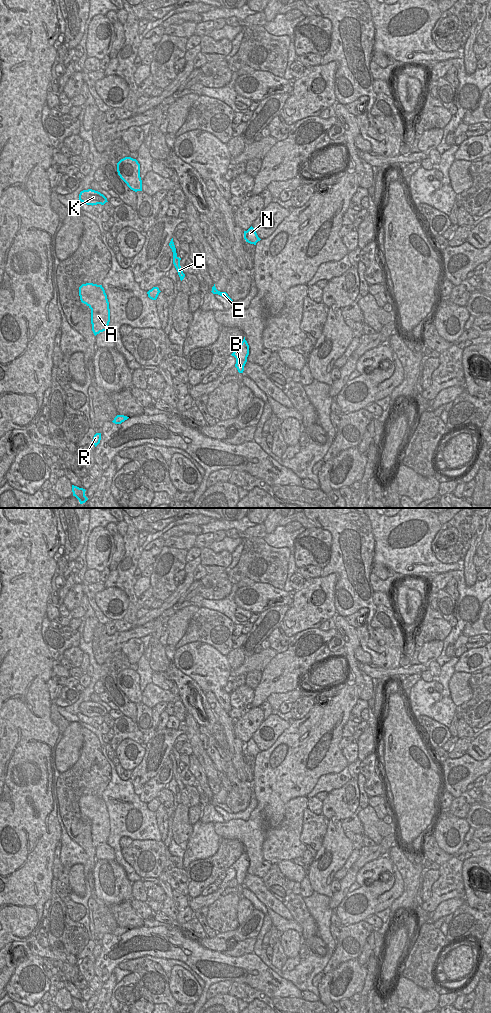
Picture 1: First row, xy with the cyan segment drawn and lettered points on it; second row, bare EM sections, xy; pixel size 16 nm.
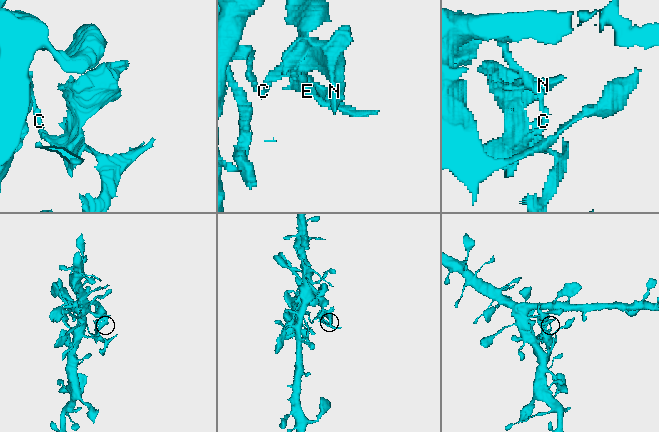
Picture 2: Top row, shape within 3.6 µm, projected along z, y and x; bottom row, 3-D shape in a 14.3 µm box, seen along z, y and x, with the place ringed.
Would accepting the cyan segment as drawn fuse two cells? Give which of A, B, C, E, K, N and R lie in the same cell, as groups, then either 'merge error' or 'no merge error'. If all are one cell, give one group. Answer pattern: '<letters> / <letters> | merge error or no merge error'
A K R / B C E N | merge error

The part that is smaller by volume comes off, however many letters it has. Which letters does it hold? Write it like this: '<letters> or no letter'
B, C, E, N

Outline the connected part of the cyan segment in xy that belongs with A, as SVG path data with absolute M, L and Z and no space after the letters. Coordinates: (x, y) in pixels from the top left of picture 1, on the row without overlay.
M82 796L79 799L79 808L81 814L91 821L91 836L94 847L107 843L110 834L110 821L107 807L102 797Z

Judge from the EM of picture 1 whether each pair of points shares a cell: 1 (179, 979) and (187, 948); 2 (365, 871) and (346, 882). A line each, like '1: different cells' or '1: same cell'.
1: different cells
2: different cells

